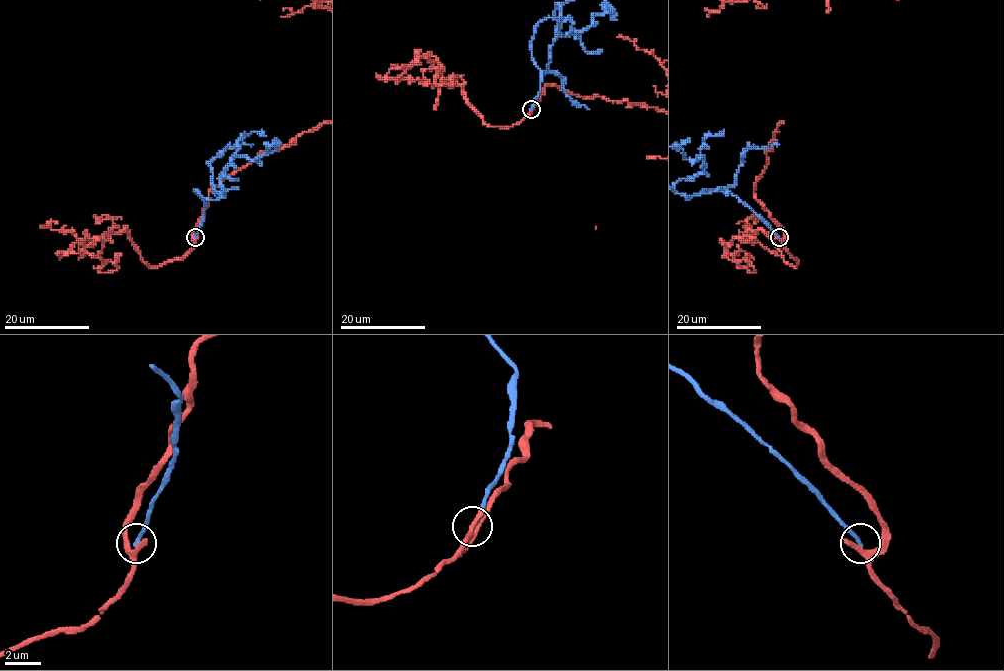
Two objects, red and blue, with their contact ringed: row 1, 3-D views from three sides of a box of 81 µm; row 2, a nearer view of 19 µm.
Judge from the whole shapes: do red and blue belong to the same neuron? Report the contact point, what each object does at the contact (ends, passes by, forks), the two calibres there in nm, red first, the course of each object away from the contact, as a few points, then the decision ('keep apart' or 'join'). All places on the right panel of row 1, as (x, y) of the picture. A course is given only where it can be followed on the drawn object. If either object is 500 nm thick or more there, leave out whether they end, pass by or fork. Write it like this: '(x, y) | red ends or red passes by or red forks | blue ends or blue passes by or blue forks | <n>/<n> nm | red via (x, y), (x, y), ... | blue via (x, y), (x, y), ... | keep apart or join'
(779, 237) | red passes by | blue ends | 260/220 nm | blue via (779, 238), (731, 194), (678, 194), (674, 185), (700, 173), (704, 159), (687, 160), (674, 143) | keep apart

